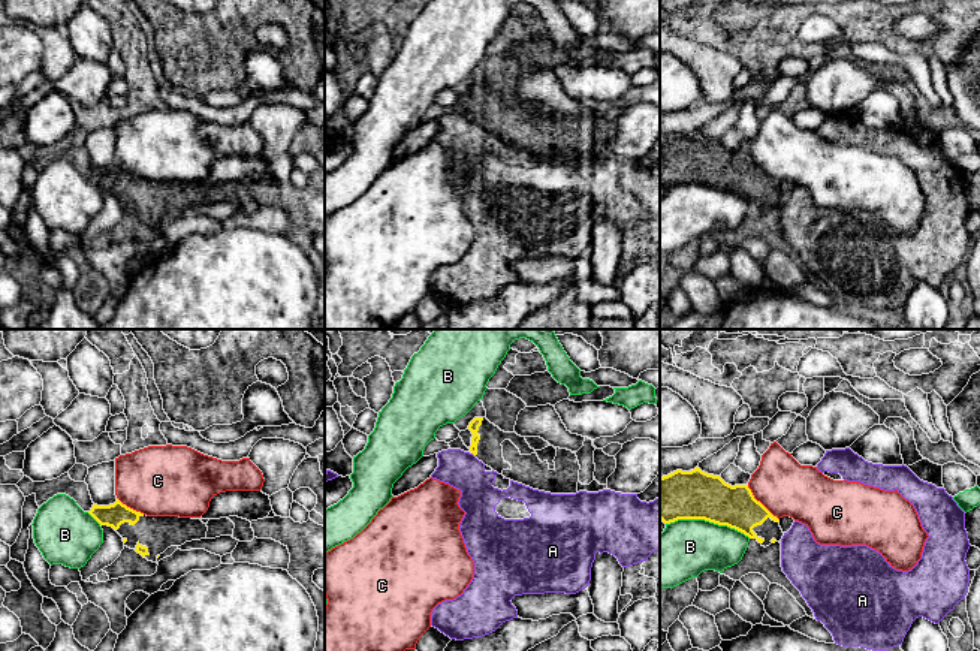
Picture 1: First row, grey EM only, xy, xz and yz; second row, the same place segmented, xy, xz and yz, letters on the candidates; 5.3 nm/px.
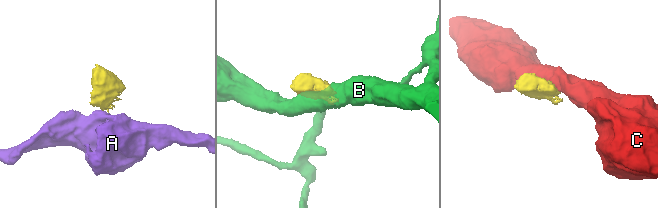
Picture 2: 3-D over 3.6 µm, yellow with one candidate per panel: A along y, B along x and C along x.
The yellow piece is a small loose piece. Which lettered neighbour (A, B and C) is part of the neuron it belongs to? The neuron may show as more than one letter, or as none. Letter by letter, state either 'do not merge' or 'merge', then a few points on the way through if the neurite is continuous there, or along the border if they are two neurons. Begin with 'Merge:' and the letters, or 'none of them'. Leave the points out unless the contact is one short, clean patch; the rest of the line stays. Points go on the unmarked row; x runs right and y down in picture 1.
Merge: none of them
A: do not merge; border along xz (472, 117), (475, 121)
B: do not merge
C: do not merge; border along yz (747, 150), (751, 159), (778, 184)

